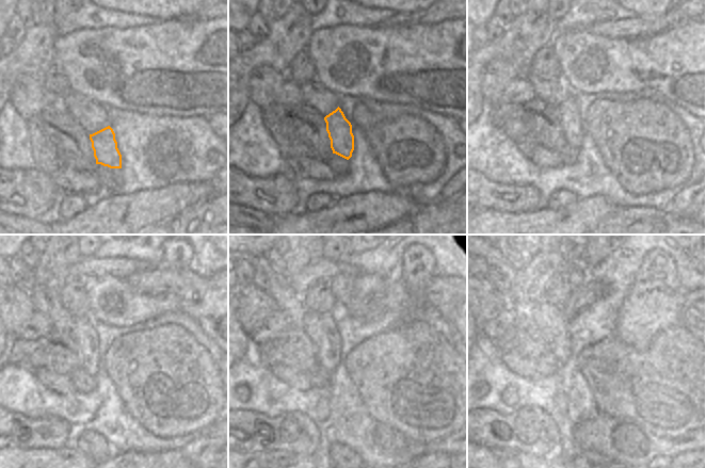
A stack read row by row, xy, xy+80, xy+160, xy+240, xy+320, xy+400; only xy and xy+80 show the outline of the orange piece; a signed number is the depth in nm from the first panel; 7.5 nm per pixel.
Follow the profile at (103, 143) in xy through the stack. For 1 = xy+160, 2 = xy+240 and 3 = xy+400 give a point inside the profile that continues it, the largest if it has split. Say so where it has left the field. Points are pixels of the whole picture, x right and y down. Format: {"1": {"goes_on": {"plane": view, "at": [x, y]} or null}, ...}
{"1": {"goes_on": {"plane": "xy+160", "at": [568, 113]}}, "2": {"goes_on": {"plane": "xy+240", "at": [89, 348]}}, "3": {"goes_on": {"plane": "xy+400", "at": [562, 347]}}}

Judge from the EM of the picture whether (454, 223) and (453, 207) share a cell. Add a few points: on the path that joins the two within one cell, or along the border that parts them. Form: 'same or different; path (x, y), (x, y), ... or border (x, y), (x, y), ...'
same; path (454, 219), (454, 211)

